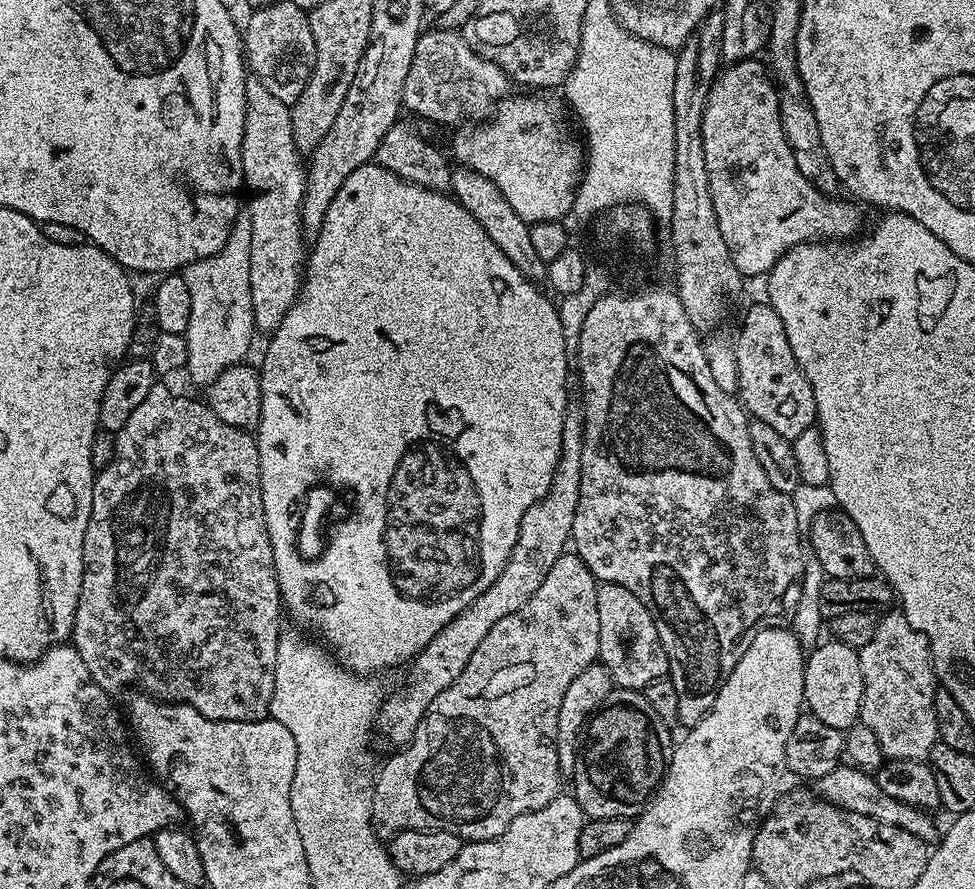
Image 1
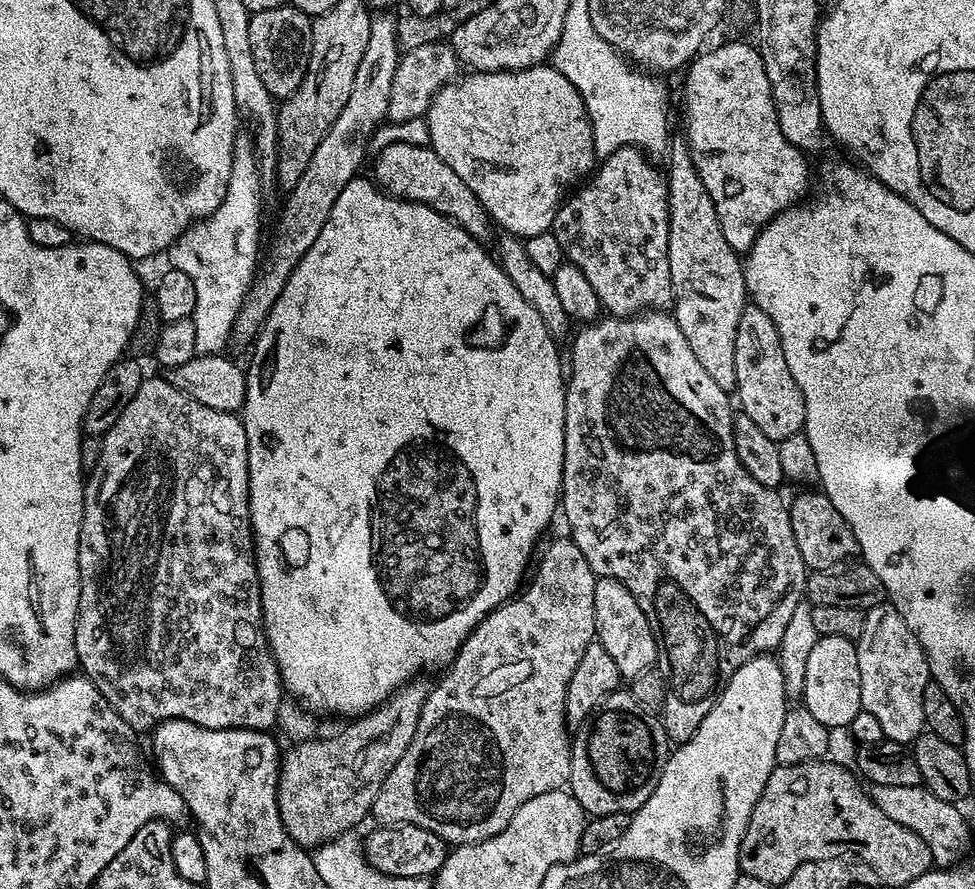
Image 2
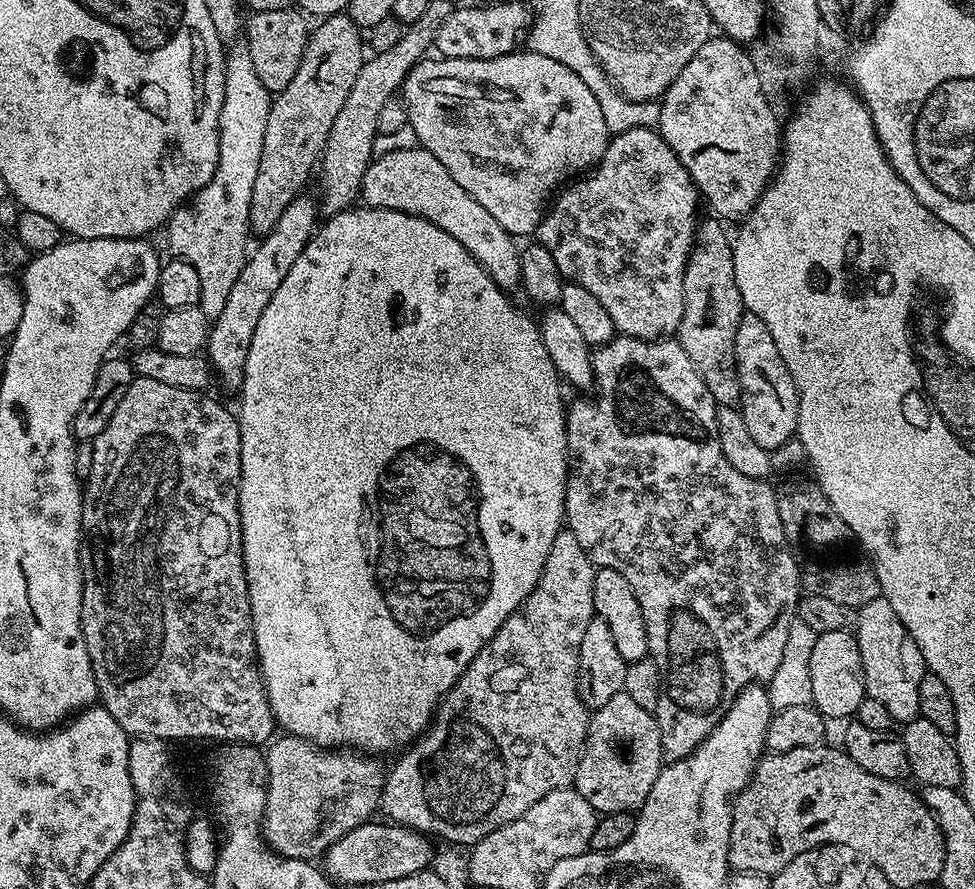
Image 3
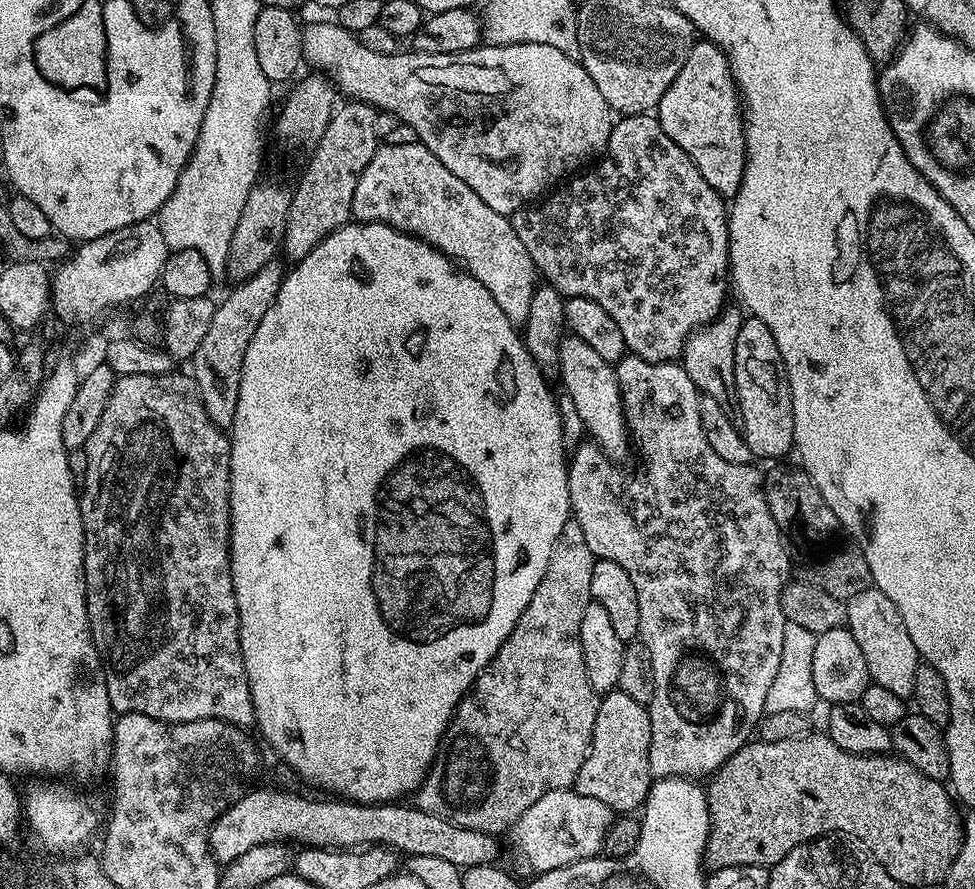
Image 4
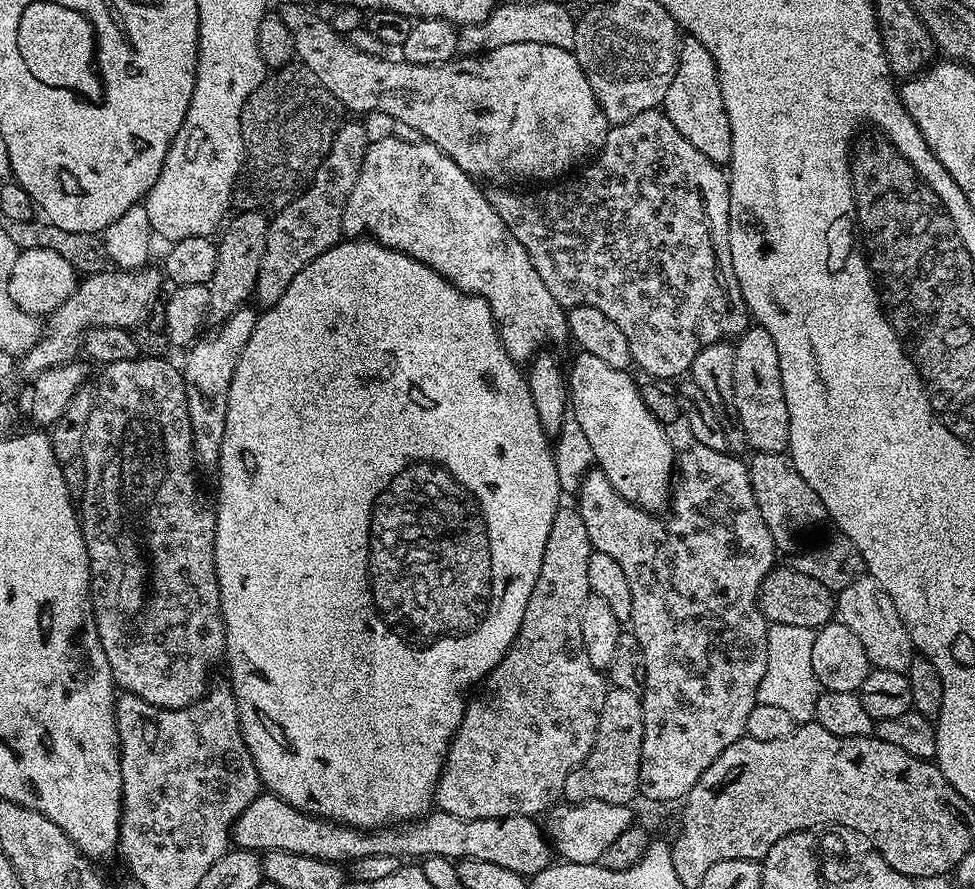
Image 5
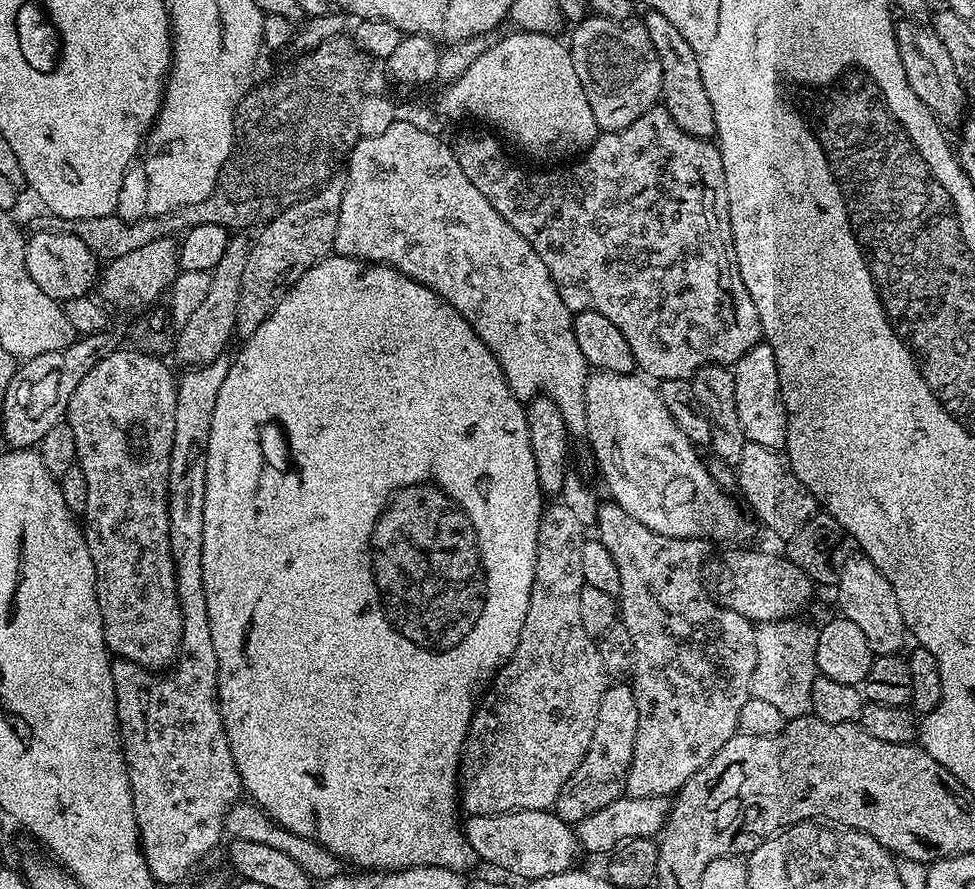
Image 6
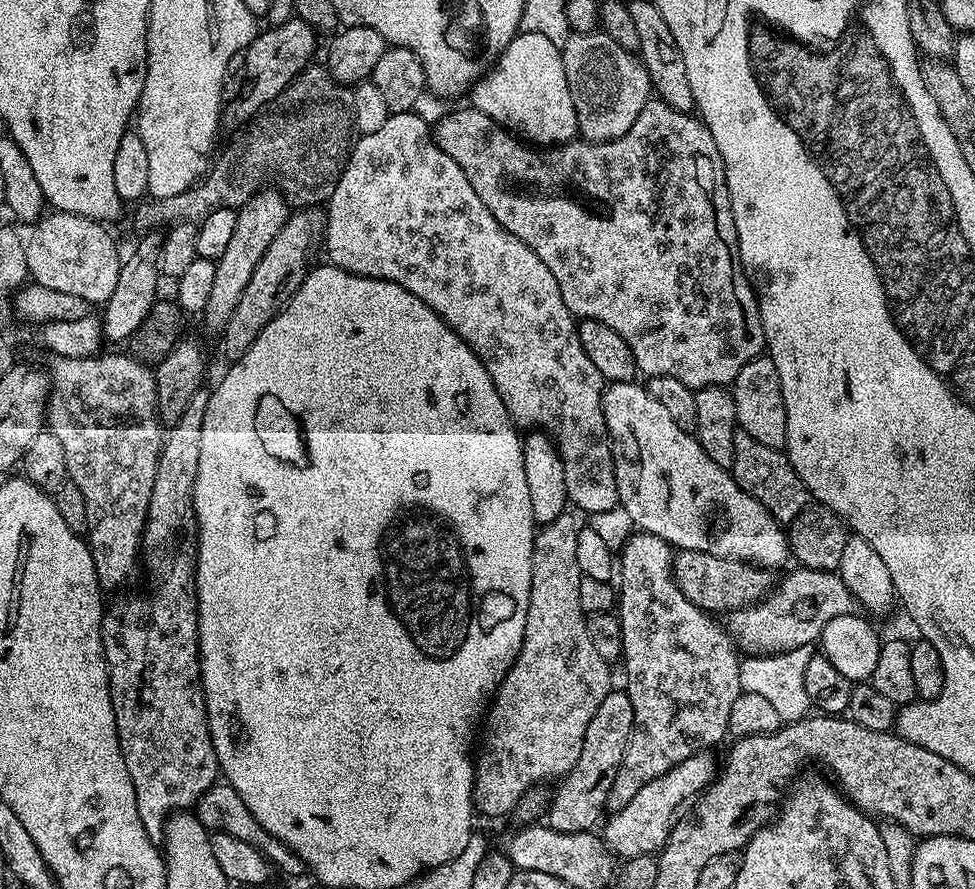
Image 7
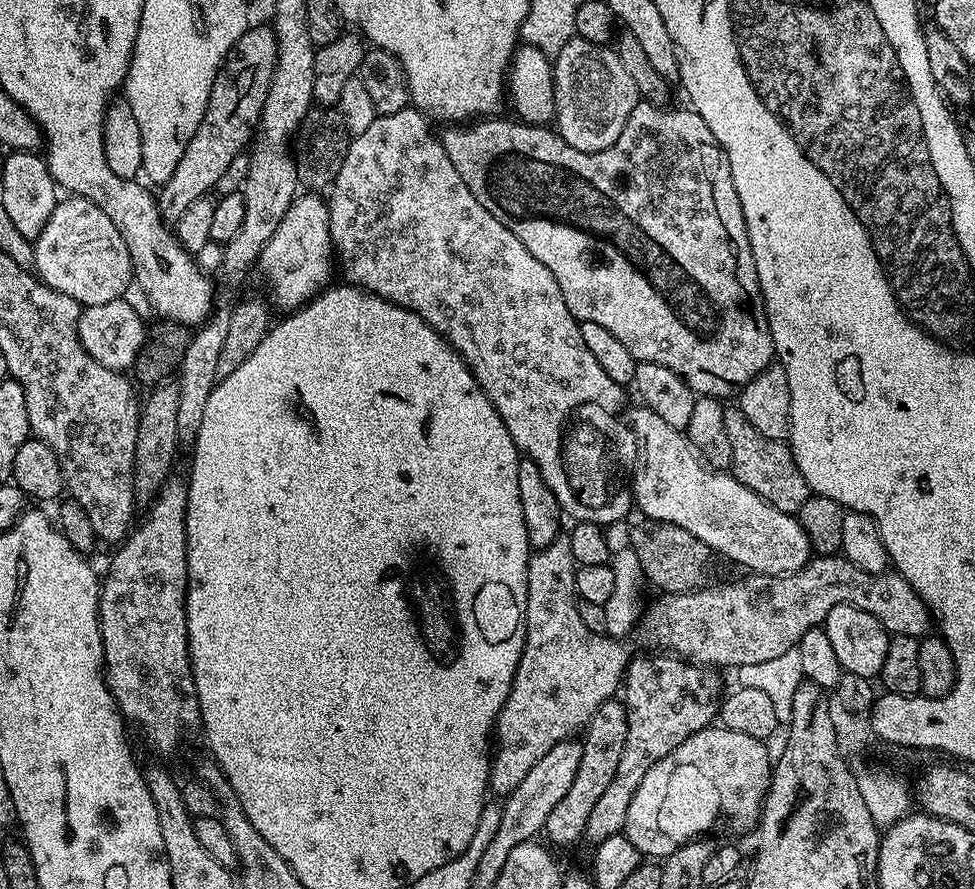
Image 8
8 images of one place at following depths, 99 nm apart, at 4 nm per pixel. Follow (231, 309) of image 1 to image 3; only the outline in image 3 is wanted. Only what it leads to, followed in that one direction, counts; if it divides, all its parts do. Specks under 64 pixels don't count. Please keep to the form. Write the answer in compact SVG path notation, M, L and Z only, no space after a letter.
M233 43L224 61L224 101L216 173L187 206L173 212L166 225L168 248L172 251L169 253L190 262L194 270L198 270L202 282L198 306L210 318L222 314L230 289L238 274L242 274L249 247L250 194L254 191L258 162L262 162L262 138L266 138L266 118L270 118L273 99L273 93L268 92L258 74L254 74L254 62L250 62L247 43Z

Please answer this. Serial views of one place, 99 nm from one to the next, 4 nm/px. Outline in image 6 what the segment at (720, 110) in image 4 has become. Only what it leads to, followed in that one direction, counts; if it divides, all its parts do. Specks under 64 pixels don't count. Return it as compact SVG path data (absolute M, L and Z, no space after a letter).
M654 10L643 13L642 22L646 26L646 34L650 34L650 42L658 54L658 62L662 64L662 90L660 100L662 106L691 136L705 138L715 137L714 106L710 106L710 98L706 95L706 86L702 86L702 72L698 70L698 58L694 58L694 50L690 50L690 42L678 34L674 27L663 16Z

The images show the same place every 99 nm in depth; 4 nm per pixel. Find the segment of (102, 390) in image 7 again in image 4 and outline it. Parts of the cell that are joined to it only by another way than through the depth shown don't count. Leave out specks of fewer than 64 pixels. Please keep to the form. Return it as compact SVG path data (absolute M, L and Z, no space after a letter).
M173 370L173 371L170 371L170 372L163 372L163 374L161 374L161 376L159 376L159 375L158 375L158 374L150 374L150 373L149 373L149 372L128 372L128 373L127 373L127 374L124 374L124 375L121 375L121 376L120 376L120 377L119 377L119 379L117 379L117 381L116 381L116 385L115 385L115 386L114 386L114 390L113 390L113 391L112 391L112 393L111 393L111 394L110 394L110 402L106 402L106 410L102 410L102 419L101 419L101 420L99 420L99 422L98 422L98 426L97 426L97 427L96 427L96 428L95 428L95 429L94 429L94 434L90 434L90 438L89 438L89 439L88 439L88 440L87 440L87 442L85 442L85 443L84 443L84 449L85 449L85 450L86 450L86 474L85 474L85 475L84 475L84 479L83 479L83 481L82 481L82 495L81 495L81 496L80 496L80 513L81 513L81 514L82 514L82 522L83 522L83 523L84 523L84 542L85 542L85 546L84 546L84 585L85 585L85 586L86 586L86 610L87 610L87 611L88 611L88 617L89 617L89 618L90 618L90 630L91 630L91 631L92 631L92 641L94 641L94 643L95 643L95 644L96 644L96 649L97 649L97 650L99 650L99 651L100 651L100 659L101 659L101 660L103 660L103 661L104 661L104 666L105 666L105 669L104 669L104 673L105 673L105 674L106 674L106 682L107 682L107 683L108 683L108 693L109 693L109 694L110 694L110 706L111 706L111 707L112 707L112 711L113 711L113 713L116 713L116 714L123 714L123 713L126 713L126 712L133 712L133 713L134 713L134 714L146 714L146 718L154 718L154 719L155 719L155 720L161 720L161 721L162 721L162 722L166 722L166 723L167 723L167 724L177 724L177 723L178 723L178 722L198 722L198 721L199 721L199 720L201 720L201 719L202 719L202 718L214 718L214 719L215 719L215 720L229 720L229 721L230 721L230 723L231 723L231 724L233 724L233 725L234 725L234 726L238 726L238 727L239 727L239 728L242 728L242 729L247 729L247 728L248 728L248 727L249 727L249 726L252 726L252 725L255 725L255 723L256 723L256 716L255 716L255 714L254 714L254 706L253 706L253 705L252 705L252 695L251 695L251 694L250 694L250 686L249 686L249 685L248 685L248 679L247 679L247 678L246 678L246 666L245 666L245 665L244 665L244 663L243 663L243 662L242 662L242 650L241 650L241 649L240 649L240 615L239 615L239 614L238 614L238 602L237 602L237 601L236 601L236 599L235 599L235 598L234 598L234 582L233 582L233 581L232 581L232 575L231 575L231 574L230 574L230 554L229 554L229 553L228 553L228 535L229 535L229 534L230 534L230 533L232 533L232 531L231 531L231 530L230 530L230 450L231 450L231 449L232 449L232 441L231 441L231 439L230 439L230 436L229 436L229 433L228 433L228 432L227 432L227 431L225 431L225 429L222 429L222 428L220 428L220 427L218 427L218 425L216 425L216 423L215 423L215 422L213 422L213 421L212 421L212 419L211 419L211 418L210 418L210 414L206 414L206 406L202 406L202 398L201 398L201 397L200 397L200 395L199 395L199 394L198 394L198 386L197 386L197 385L196 385L196 384L195 384L195 383L194 383L194 382L193 382L193 380L192 380L192 378L191 378L191 375L188 375L188 374L185 374L185 373L184 373L184 376L183 376L183 374L182 374L182 373L180 373L180 372L179 372L179 370Z

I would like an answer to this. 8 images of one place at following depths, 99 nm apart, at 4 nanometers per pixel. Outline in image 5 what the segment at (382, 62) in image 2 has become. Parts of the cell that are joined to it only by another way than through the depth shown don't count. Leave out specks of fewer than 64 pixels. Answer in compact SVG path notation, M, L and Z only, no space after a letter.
M245 306L234 310L230 318L211 329L213 332L209 336L201 335L196 343L187 349L188 357L184 364L182 363L186 406L190 410L192 449L196 451L197 461L201 465L215 465L220 459L222 434L226 434L226 406L230 402L230 382L234 378L238 358L242 358L242 350L246 350L250 334L254 334L257 319L258 312L255 307Z

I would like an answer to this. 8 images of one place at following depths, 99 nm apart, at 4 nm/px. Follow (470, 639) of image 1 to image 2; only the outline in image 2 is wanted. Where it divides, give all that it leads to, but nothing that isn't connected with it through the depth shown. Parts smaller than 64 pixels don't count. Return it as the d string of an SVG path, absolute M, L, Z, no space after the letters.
M413 678L408 681L402 688L396 689L388 699L379 704L377 708L373 708L370 712L365 712L362 716L357 716L345 726L341 732L336 732L333 736L328 736L325 740L316 740L317 738L309 738L293 743L292 749L283 753L280 762L280 778L278 780L278 810L282 818L282 826L286 830L286 834L290 834L290 838L294 838L294 842L298 842L301 848L315 850L322 844L329 844L332 840L338 839L340 836L347 836L353 831L355 824L360 824L364 819L372 816L372 807L378 798L378 790L382 790L382 782L386 782L386 778L390 774L390 770L394 770L394 766L398 766L398 758L402 758L402 754L406 754L406 750L410 750L410 742L414 742L414 734L418 730L418 718L422 714L422 706L426 702L430 684L424 681L424 678Z

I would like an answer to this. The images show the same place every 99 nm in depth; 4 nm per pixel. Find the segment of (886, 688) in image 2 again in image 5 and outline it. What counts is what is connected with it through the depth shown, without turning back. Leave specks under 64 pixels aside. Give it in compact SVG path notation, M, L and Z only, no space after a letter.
M861 575L850 586L846 586L841 592L835 593L836 610L835 619L846 630L853 632L862 642L862 650L866 650L866 658L872 668L882 670L894 670L907 673L914 655L912 639L906 634L906 626L902 626L902 618L898 618L898 610L894 610L894 602L882 586L871 576Z

